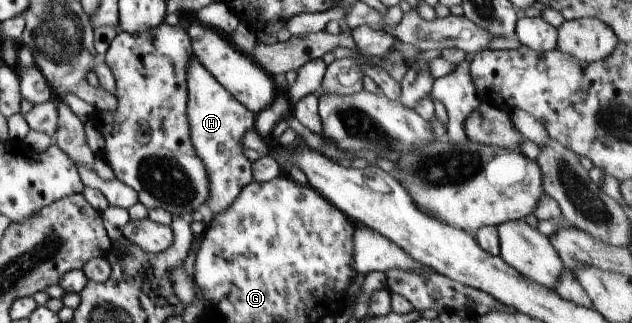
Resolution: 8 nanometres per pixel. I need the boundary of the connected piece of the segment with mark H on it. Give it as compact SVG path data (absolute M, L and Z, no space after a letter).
M191 56L189 68L187 68L188 101L187 118L189 118L189 130L191 144L203 162L207 176L209 176L209 198L204 211L210 211L213 217L225 212L233 200L239 196L239 192L251 184L251 162L245 157L245 147L241 144L241 138L254 128L256 114L247 110L241 102L237 102L232 94L221 86L217 79L197 60L197 56Z

